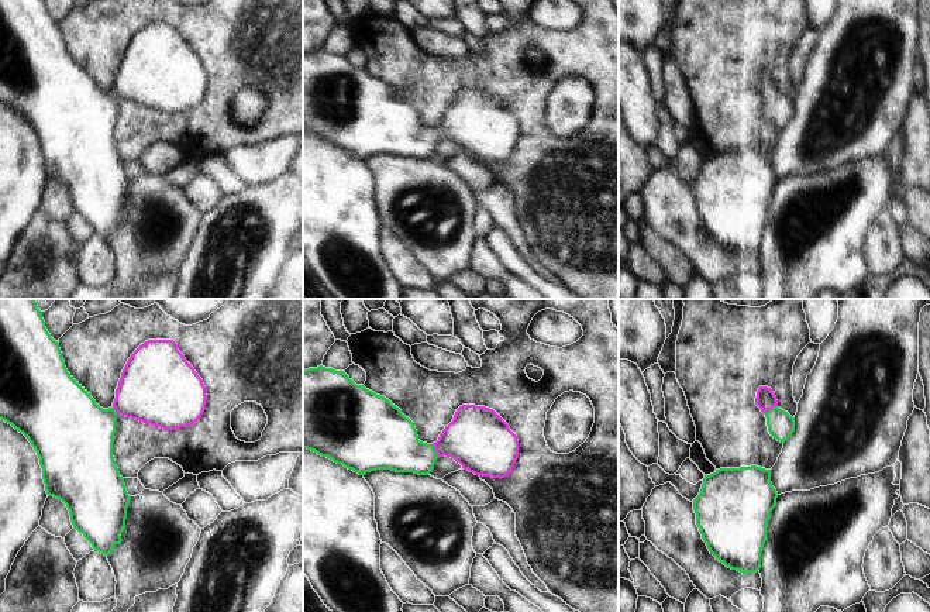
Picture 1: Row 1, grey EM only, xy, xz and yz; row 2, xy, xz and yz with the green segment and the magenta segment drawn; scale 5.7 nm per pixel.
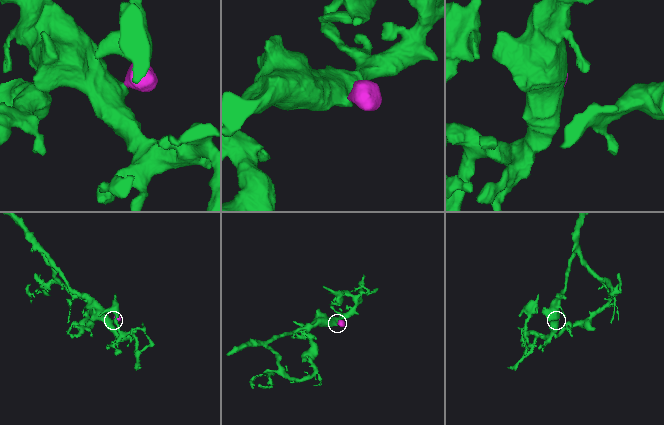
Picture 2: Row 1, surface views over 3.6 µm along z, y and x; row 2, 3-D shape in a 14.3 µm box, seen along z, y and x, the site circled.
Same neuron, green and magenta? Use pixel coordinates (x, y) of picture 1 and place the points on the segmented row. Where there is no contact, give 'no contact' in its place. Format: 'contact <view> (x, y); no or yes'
contact yz (770, 409); yes

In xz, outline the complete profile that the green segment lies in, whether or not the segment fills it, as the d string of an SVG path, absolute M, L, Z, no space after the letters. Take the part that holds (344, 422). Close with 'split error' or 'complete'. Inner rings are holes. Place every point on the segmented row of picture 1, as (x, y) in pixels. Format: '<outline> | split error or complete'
M320 365L317 368L303 369L303 448L327 457L337 464L342 464L359 475L376 470L428 475L437 458L445 455L454 458L464 470L475 475L504 478L516 464L519 440L509 424L493 409L462 405L457 409L452 422L445 426L435 443L423 443L418 440L414 423L389 399L376 395L364 385L356 385L344 371Z | split error

